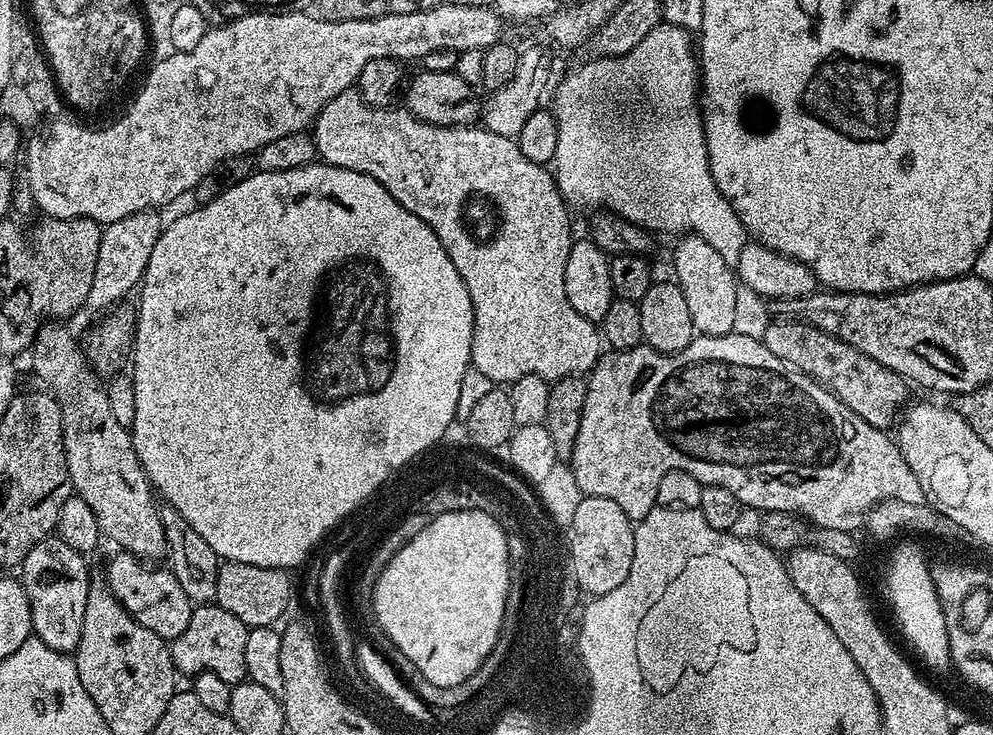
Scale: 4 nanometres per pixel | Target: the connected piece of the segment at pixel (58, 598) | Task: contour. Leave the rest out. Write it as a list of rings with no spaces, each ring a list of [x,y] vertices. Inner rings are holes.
[[[55,534],[38,542],[24,559],[22,583],[30,602],[32,631],[35,639],[46,642],[50,650],[72,654],[80,641],[90,579],[88,564],[84,560],[87,559],[78,550],[71,549]]]

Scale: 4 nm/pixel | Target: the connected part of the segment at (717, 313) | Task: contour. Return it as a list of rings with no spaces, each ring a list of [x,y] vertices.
[[[684,234],[677,240],[680,241],[672,252],[672,268],[676,271],[674,280],[686,297],[693,333],[701,336],[725,336],[734,332],[734,306],[738,306],[738,277],[733,265],[728,264],[726,258],[722,258],[722,254],[718,254],[718,250],[714,250],[714,246],[710,246],[710,242],[706,242],[700,236]]]

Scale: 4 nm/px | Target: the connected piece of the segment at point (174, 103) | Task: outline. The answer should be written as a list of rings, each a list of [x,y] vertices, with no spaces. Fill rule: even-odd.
[[[445,2],[442,6],[434,6],[434,10],[425,12],[413,10],[406,14],[390,14],[389,16],[376,16],[372,20],[325,20],[316,14],[308,12],[252,12],[249,11],[243,16],[229,19],[227,22],[209,27],[208,33],[194,46],[194,50],[189,52],[172,52],[165,60],[160,60],[148,72],[148,77],[144,80],[144,85],[140,88],[140,93],[132,100],[132,105],[125,110],[124,116],[117,118],[113,124],[108,124],[105,128],[83,128],[80,124],[75,124],[69,118],[49,119],[32,137],[27,137],[26,152],[28,148],[28,177],[26,183],[28,189],[34,194],[34,202],[37,209],[45,217],[53,216],[59,220],[69,220],[85,216],[96,221],[103,226],[118,222],[118,218],[126,218],[135,212],[146,212],[149,210],[163,209],[163,204],[168,204],[171,200],[179,198],[183,192],[191,193],[196,183],[208,172],[215,168],[228,156],[247,156],[259,152],[266,142],[274,142],[274,138],[282,138],[291,132],[305,131],[315,121],[316,116],[327,106],[338,94],[349,91],[355,85],[357,78],[362,74],[362,66],[366,62],[374,62],[374,58],[390,58],[407,62],[407,60],[423,61],[430,50],[454,50],[462,53],[466,50],[475,48],[486,49],[492,44],[501,43],[500,24],[502,17],[495,7],[492,6],[462,6],[459,2]]]

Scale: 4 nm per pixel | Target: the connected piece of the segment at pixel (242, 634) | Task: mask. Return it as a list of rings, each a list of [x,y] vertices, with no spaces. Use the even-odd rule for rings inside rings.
[[[215,602],[211,604],[201,604],[193,607],[190,626],[178,634],[176,640],[171,641],[172,661],[177,673],[181,677],[194,678],[199,672],[209,672],[218,674],[222,682],[227,684],[239,684],[247,677],[246,670],[246,638],[248,637],[248,627],[230,610],[222,610]]]

